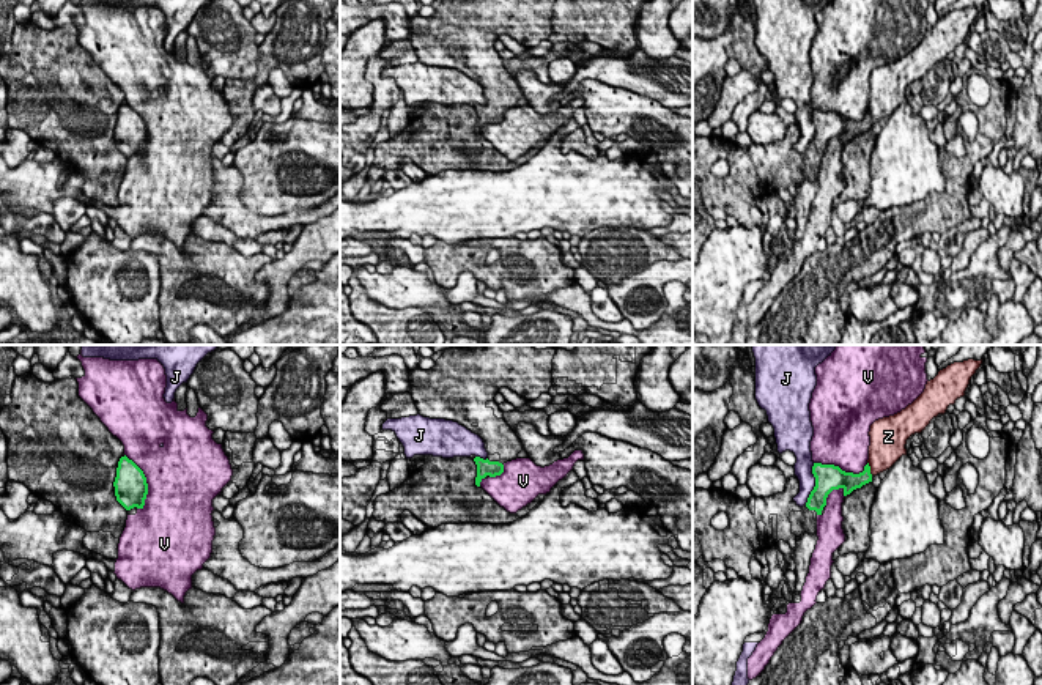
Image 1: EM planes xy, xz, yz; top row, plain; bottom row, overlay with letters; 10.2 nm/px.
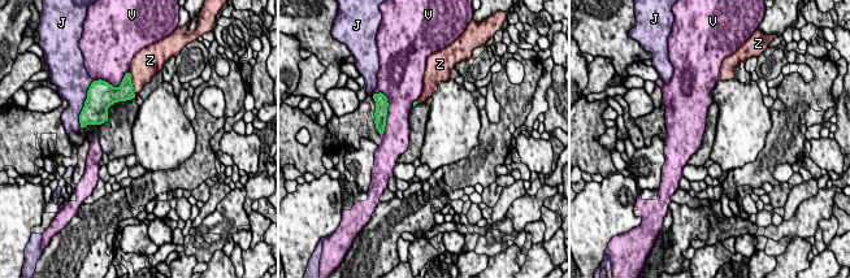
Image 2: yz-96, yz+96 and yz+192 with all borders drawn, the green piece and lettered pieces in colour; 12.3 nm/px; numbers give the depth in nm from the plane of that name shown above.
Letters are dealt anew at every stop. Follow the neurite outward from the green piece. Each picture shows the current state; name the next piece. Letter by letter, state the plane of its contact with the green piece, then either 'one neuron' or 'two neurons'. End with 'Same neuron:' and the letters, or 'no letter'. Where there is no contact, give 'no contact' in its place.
J: yz | two neurons
V: xy | two neurons
Z: yz | one neuron
Same neuron: Z

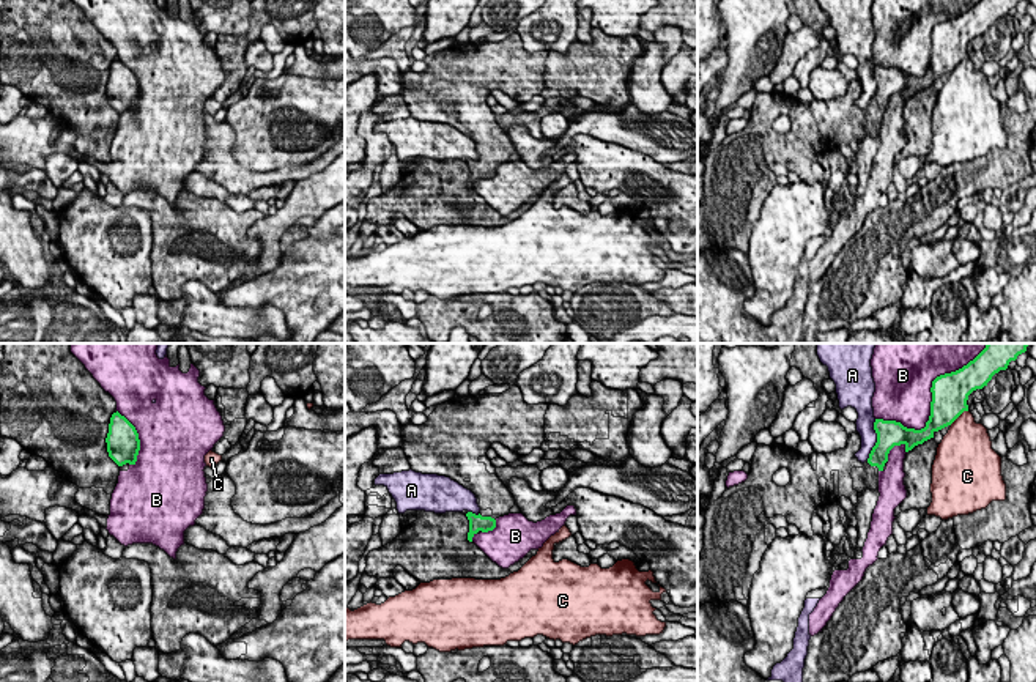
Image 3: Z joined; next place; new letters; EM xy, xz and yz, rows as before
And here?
A: yz | two neurons
B: yz | two neurons
C: yz | two neurons
Same neuron: no letter

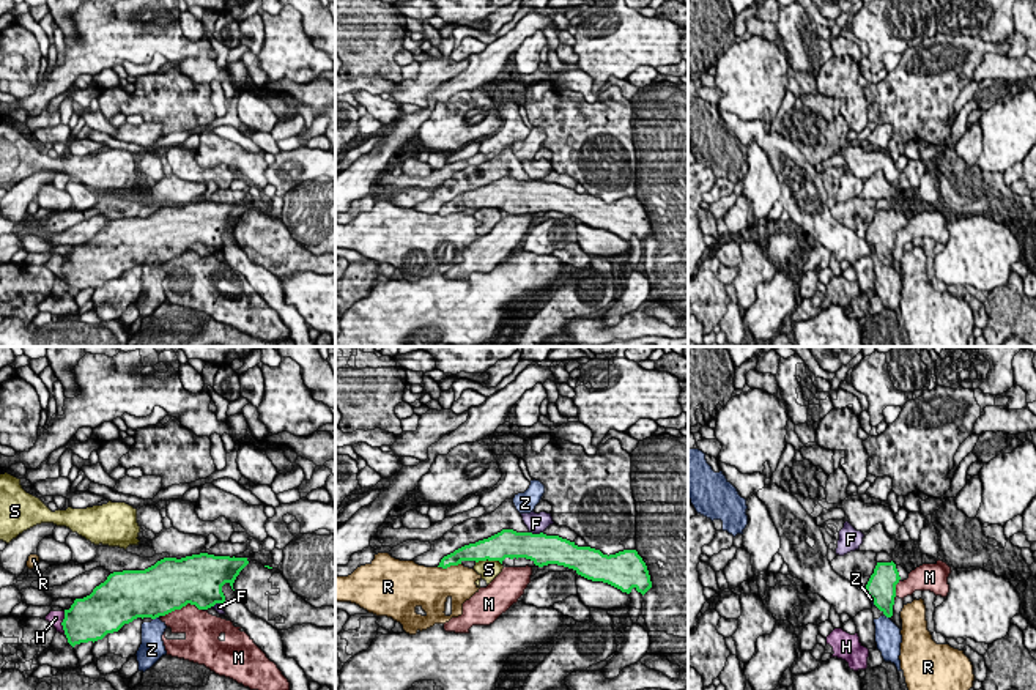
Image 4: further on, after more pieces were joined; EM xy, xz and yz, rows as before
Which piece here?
F: xz | two neurons
H: xy | two neurons
M: xy | two neurons
R: xz | two neurons
S: xz | two neurons
Z: xy | two neurons
Same neuron: no letter

